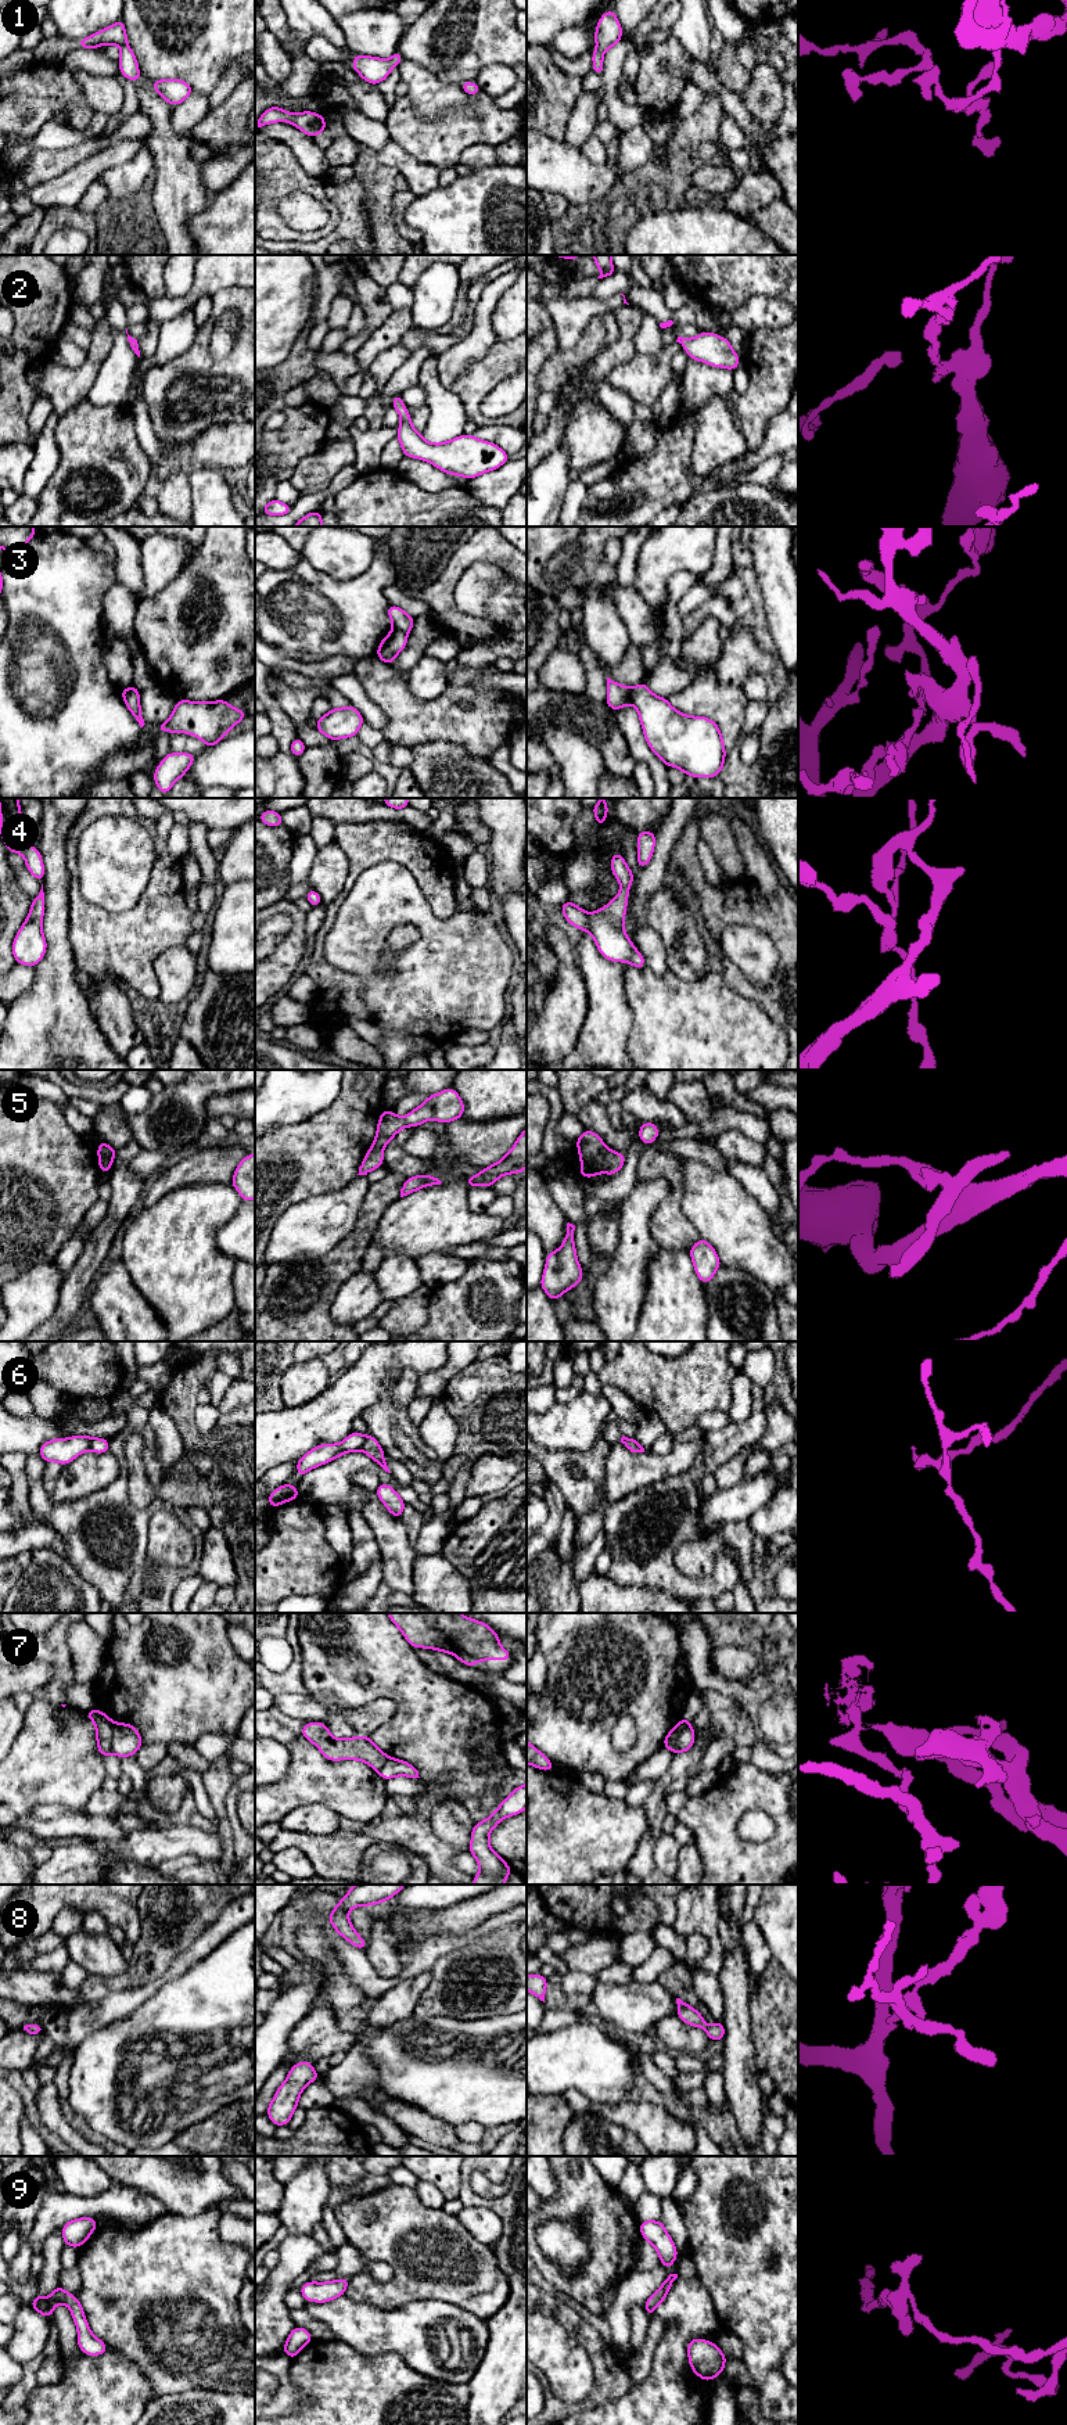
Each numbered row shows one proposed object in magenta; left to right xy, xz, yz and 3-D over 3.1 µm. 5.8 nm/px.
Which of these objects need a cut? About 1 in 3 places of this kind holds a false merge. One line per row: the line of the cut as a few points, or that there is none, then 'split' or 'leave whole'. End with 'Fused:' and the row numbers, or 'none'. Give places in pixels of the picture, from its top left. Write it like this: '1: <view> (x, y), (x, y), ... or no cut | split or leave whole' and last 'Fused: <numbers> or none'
1: no cut | leave whole
2: no cut | leave whole
3: yz (629, 689), (629, 700), (632, 703) | split
4: no cut | leave whole
5: yz (610, 1150), (604, 1157), (602, 1171) | split
6: xz (366, 1436), (360, 1448) | split
7: yz (682, 1720), (678, 1725), (674, 1752) | split
8: no cut | leave whole
9: no cut | leave whole
Fused: 3, 5, 6, 7

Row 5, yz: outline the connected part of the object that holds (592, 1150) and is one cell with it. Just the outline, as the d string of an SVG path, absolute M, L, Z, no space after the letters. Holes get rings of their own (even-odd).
M585 1129L576 1139L576 1147L582 1161L579 1167L582 1178L592 1178L603 1172L604 1157L610 1150L597 1134Z

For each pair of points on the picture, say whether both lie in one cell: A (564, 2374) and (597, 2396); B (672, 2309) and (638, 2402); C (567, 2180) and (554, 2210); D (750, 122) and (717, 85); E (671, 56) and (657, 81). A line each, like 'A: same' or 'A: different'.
A: different
B: same
C: same
D: same
E: same

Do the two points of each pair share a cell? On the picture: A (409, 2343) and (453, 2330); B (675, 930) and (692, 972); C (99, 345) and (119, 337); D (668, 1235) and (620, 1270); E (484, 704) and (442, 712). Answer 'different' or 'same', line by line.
A: same
B: same
C: different
D: different
E: same

